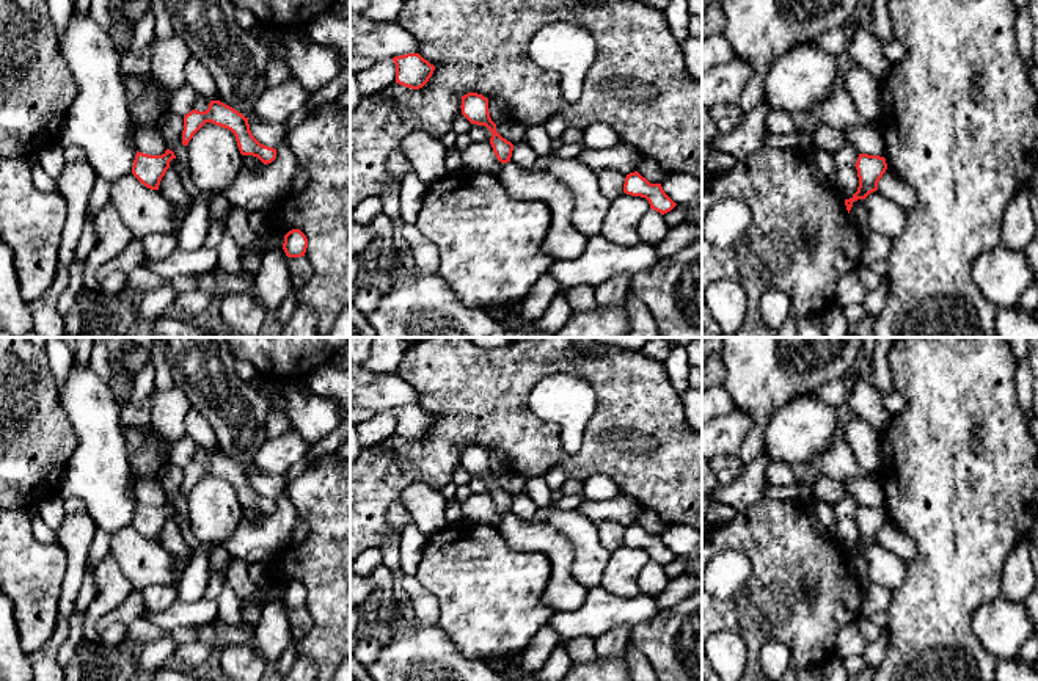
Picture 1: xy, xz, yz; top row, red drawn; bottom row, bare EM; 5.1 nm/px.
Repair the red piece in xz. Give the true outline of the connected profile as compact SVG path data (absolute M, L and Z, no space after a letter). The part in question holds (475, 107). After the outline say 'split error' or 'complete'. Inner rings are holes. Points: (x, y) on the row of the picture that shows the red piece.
M468 93L462 96L460 108L471 124L485 126L492 132L490 144L496 158L501 163L510 162L514 144L496 132L496 124L488 113L488 99L477 93Z | complete

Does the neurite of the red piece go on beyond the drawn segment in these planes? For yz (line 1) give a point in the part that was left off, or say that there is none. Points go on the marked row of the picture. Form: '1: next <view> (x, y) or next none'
1: next none

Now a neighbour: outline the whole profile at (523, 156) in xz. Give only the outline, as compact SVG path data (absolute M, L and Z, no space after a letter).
M518 141L514 144L510 162L518 165L523 169L531 169L537 155L531 149L531 146L524 141Z

